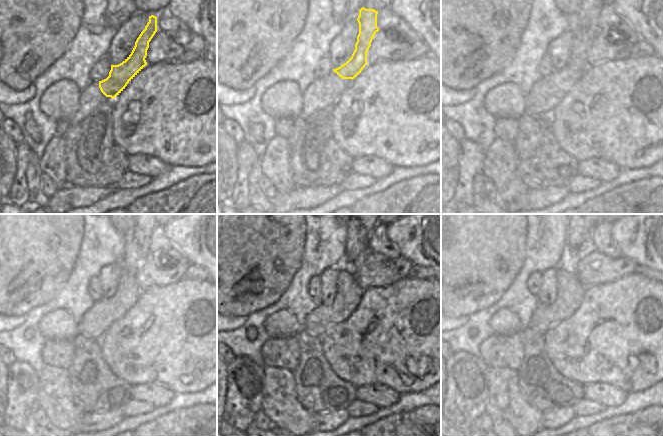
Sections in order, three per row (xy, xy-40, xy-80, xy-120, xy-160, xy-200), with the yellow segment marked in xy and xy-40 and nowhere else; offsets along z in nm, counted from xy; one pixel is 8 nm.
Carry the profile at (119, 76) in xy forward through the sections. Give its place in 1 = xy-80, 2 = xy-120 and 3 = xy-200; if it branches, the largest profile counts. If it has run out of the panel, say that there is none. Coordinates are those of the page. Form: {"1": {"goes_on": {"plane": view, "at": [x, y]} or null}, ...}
{"1": {"goes_on": {"plane": "xy-80", "at": [584, 25]}}, "2": {"goes_on": {"plane": "xy-120", "at": [135, 241]}}, "3": {"goes_on": {"plane": "xy-200", "at": [578, 234]}}}

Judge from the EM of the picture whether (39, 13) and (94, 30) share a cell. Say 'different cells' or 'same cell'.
different cells

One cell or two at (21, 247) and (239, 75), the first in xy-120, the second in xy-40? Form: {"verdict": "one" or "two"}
{"verdict": "one"}

